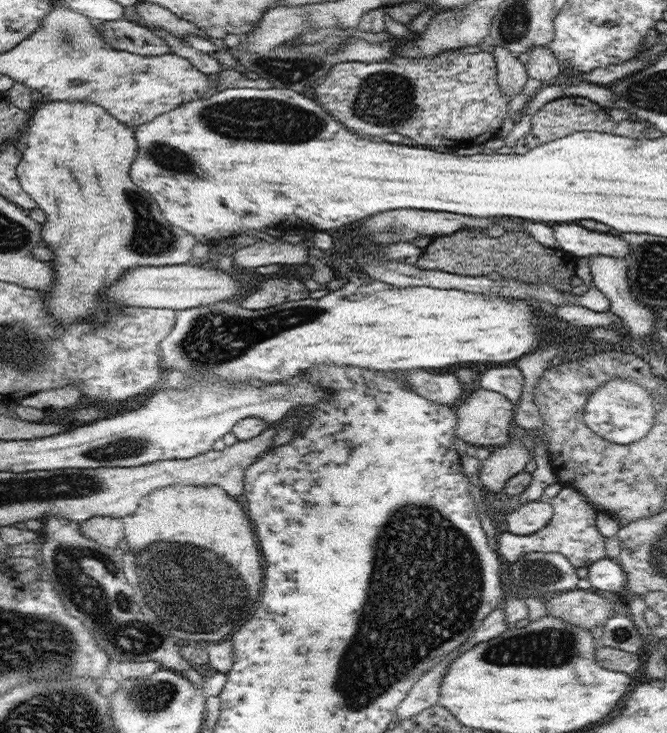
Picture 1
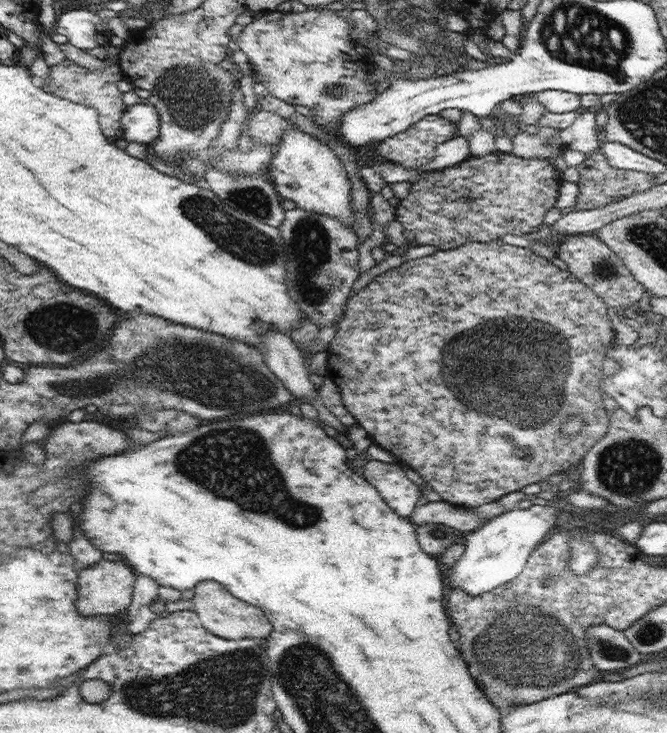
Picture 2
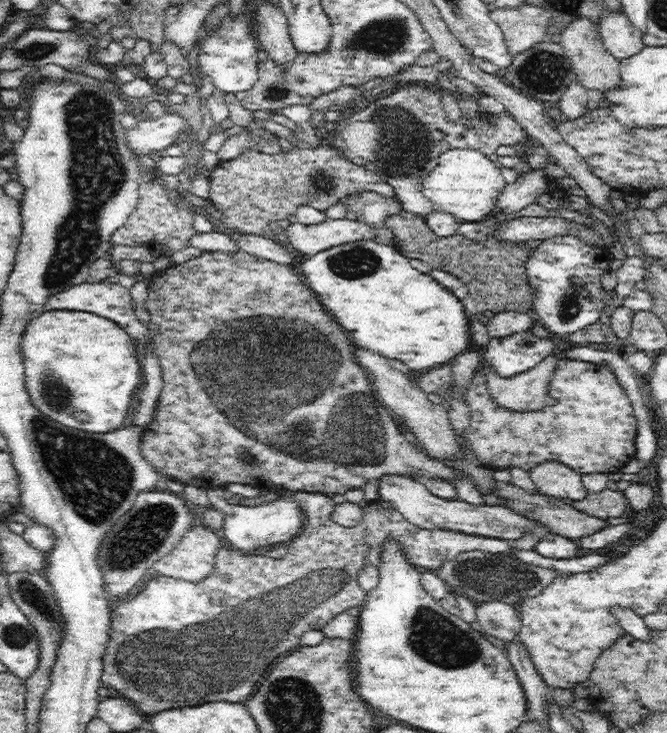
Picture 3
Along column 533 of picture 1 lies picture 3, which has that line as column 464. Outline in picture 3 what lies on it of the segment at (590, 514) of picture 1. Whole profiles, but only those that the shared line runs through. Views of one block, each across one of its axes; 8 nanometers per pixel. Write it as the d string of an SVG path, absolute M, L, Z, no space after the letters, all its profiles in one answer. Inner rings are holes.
M283 491L282 495L291 496L302 507L306 518L301 531L286 547L287 553L283 558L242 554L222 545L214 557L215 569L204 580L188 581L161 575L141 585L128 597L114 602L101 676L109 697L130 700L145 716L182 706L202 706L207 702L245 702L254 693L258 682L266 676L269 667L280 656L298 647L304 632L322 631L338 614L364 604L367 593L357 585L359 570L368 563L366 556L370 547L382 546L386 539L396 539L406 559L423 570L438 569L446 560L454 560L461 552L473 550L492 554L510 552L524 563L551 568L563 576L594 570L618 557L616 554L608 556L592 552L581 557L546 558L535 549L514 548L512 542L504 539L468 535L455 530L418 528L402 515L394 513L392 508L374 501L363 508L363 517L358 524L340 526L331 519L335 505L331 495L304 491Z

